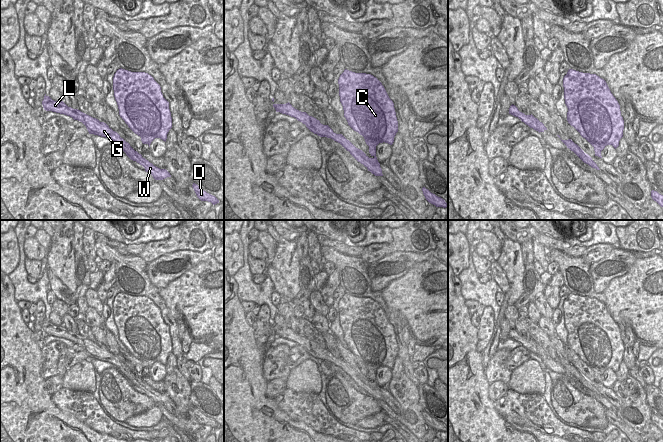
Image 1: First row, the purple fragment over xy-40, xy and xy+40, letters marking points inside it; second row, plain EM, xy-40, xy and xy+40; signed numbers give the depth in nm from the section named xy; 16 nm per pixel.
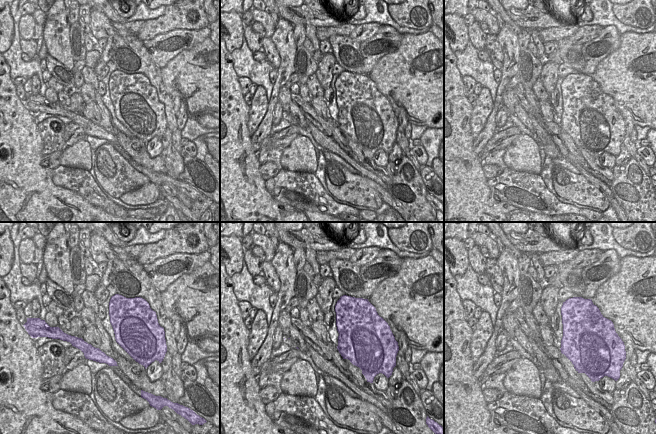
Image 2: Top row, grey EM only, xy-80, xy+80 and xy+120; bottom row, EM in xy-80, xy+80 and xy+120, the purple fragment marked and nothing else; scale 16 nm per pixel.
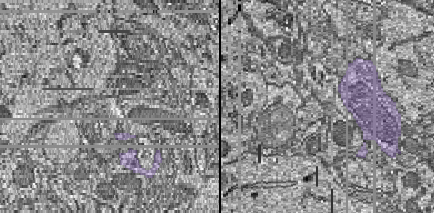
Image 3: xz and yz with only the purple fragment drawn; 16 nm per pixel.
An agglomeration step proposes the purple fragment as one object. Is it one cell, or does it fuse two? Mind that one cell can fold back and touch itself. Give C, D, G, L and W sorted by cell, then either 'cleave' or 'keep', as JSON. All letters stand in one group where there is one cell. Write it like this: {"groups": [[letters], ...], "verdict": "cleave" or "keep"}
{"groups": [["C"], ["D", "G", "L", "W"]], "verdict": "cleave"}

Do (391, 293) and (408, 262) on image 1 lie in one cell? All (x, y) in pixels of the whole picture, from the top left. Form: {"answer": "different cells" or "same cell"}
{"answer": "different cells"}

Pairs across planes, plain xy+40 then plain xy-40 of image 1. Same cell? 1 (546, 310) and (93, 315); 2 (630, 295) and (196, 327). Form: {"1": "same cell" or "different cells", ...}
{"1": "different cells", "2": "same cell"}

